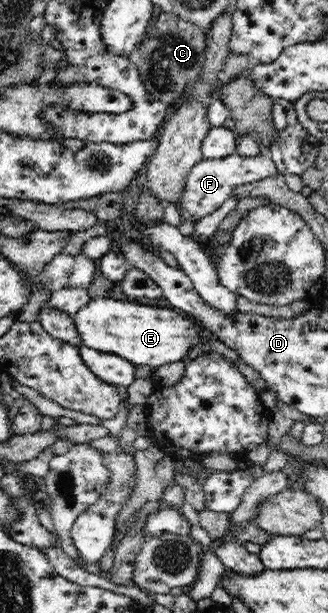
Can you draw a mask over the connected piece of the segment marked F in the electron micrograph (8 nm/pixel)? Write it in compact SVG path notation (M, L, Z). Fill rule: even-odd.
M234 153L225 159L202 159L200 163L195 164L190 172L184 195L181 196L180 202L177 204L181 214L181 222L193 220L193 222L197 223L204 216L208 216L214 210L218 210L224 200L230 198L234 186L270 179L277 174L278 168L268 154L250 157L238 156Z

